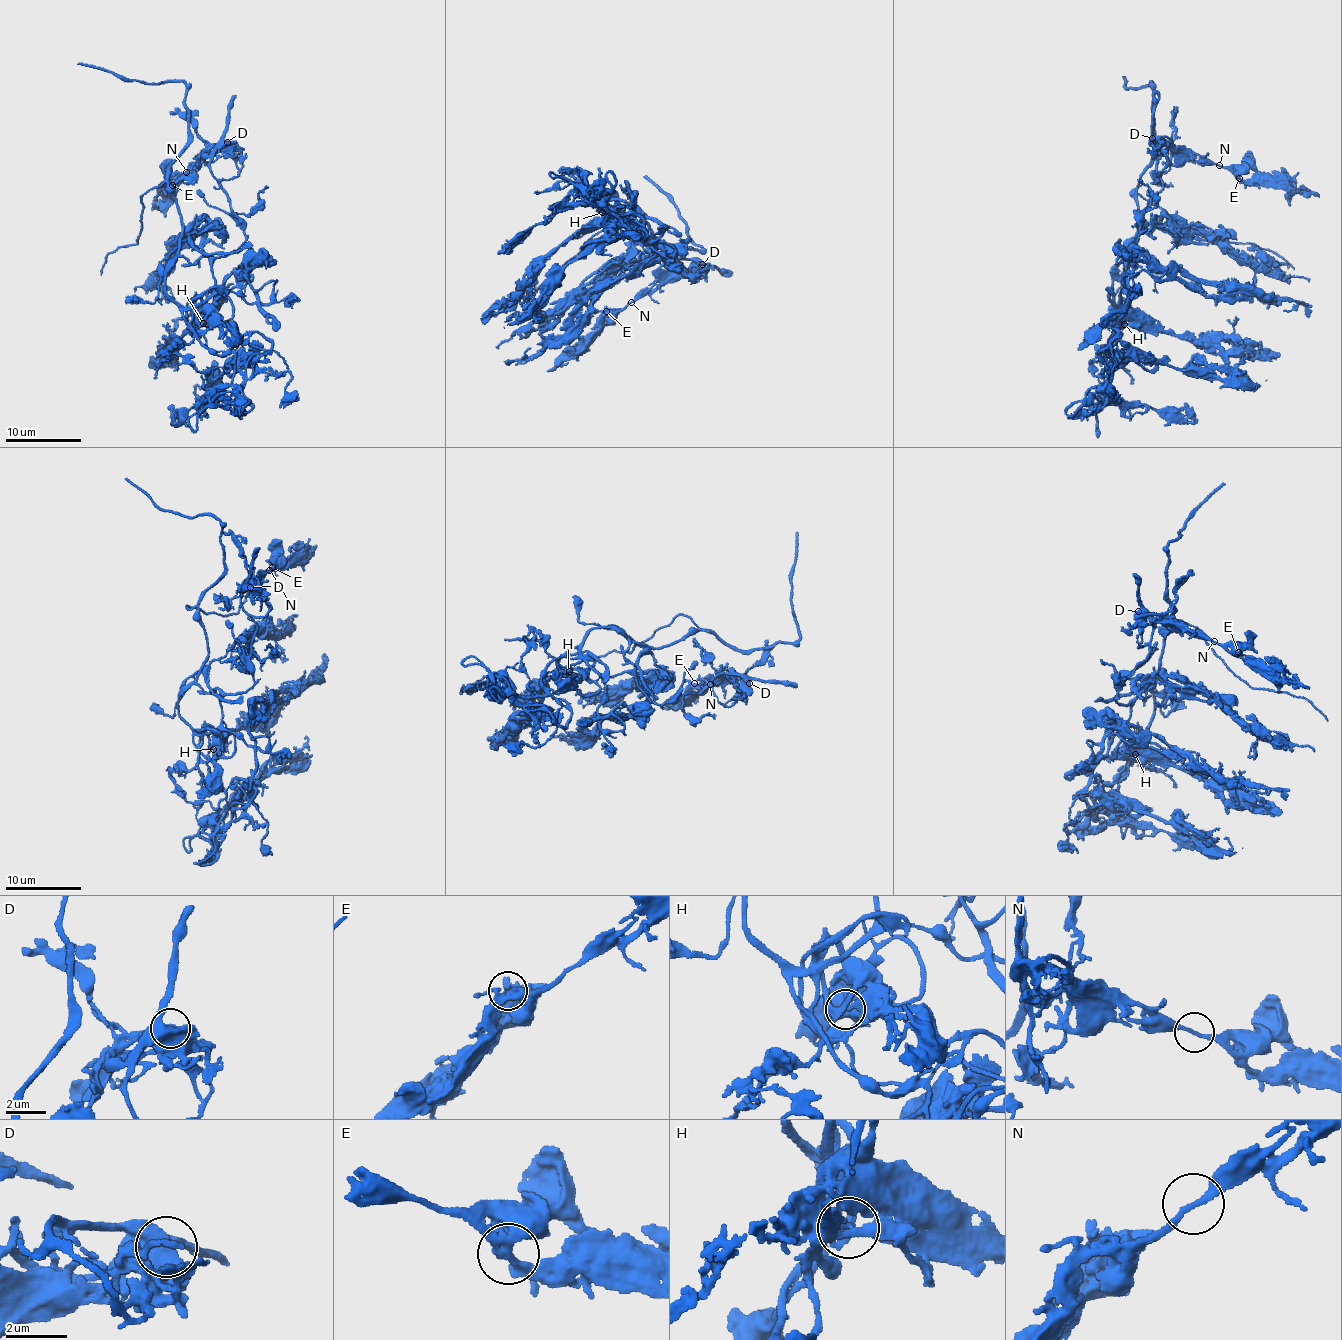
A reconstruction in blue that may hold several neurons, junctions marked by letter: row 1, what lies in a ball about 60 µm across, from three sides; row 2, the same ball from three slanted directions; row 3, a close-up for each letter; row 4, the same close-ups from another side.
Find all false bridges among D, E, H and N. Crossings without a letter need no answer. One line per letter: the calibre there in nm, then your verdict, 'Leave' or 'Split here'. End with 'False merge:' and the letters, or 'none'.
D: Thickness 600 nm. Leave
E: Thickness 280 nm. Leave
H: Thickness 200 nm. Leave
N: Thickness 190 nm. Leave
False merge: none

